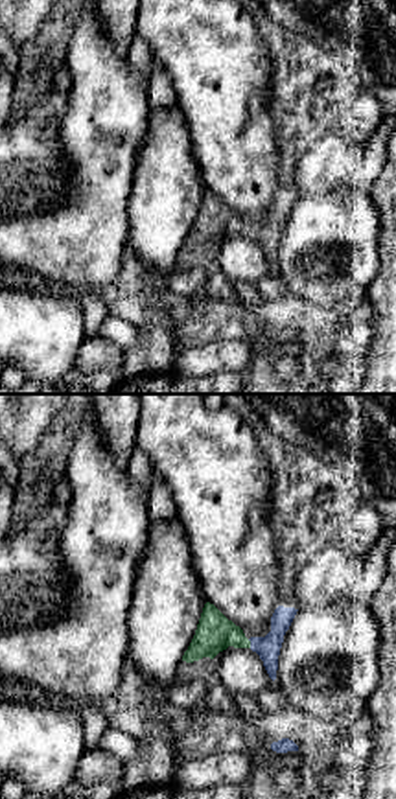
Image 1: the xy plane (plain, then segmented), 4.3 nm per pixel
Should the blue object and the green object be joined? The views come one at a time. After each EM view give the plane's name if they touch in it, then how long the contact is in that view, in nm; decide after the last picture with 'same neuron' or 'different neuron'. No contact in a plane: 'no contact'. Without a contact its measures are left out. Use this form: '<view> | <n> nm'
xy | 40 nm

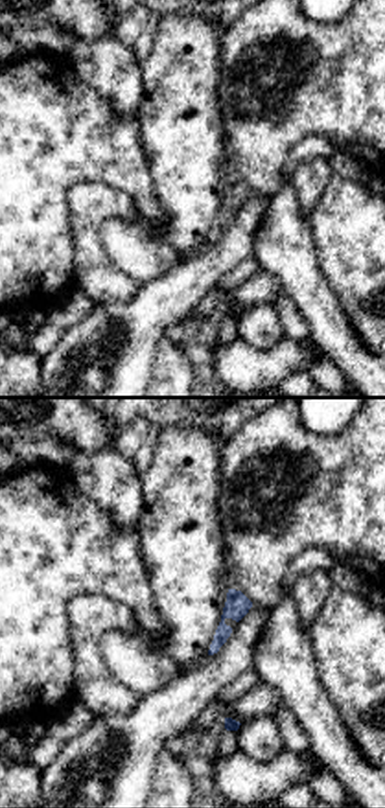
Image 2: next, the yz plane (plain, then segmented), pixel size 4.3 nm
no contact

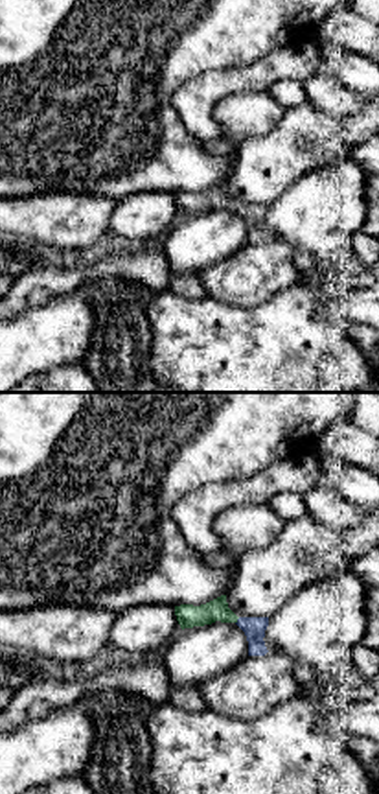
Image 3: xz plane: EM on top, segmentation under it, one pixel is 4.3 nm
xz | 40 nm

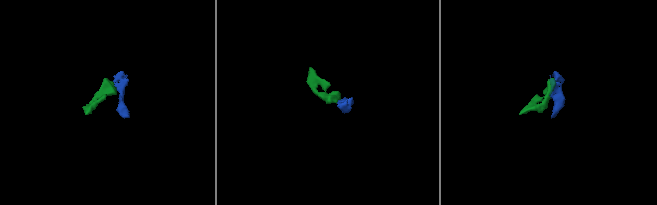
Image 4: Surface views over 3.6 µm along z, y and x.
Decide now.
same neuron

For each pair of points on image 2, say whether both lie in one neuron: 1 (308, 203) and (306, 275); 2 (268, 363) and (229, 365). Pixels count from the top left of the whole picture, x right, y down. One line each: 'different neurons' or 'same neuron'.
1: different neurons
2: same neuron

